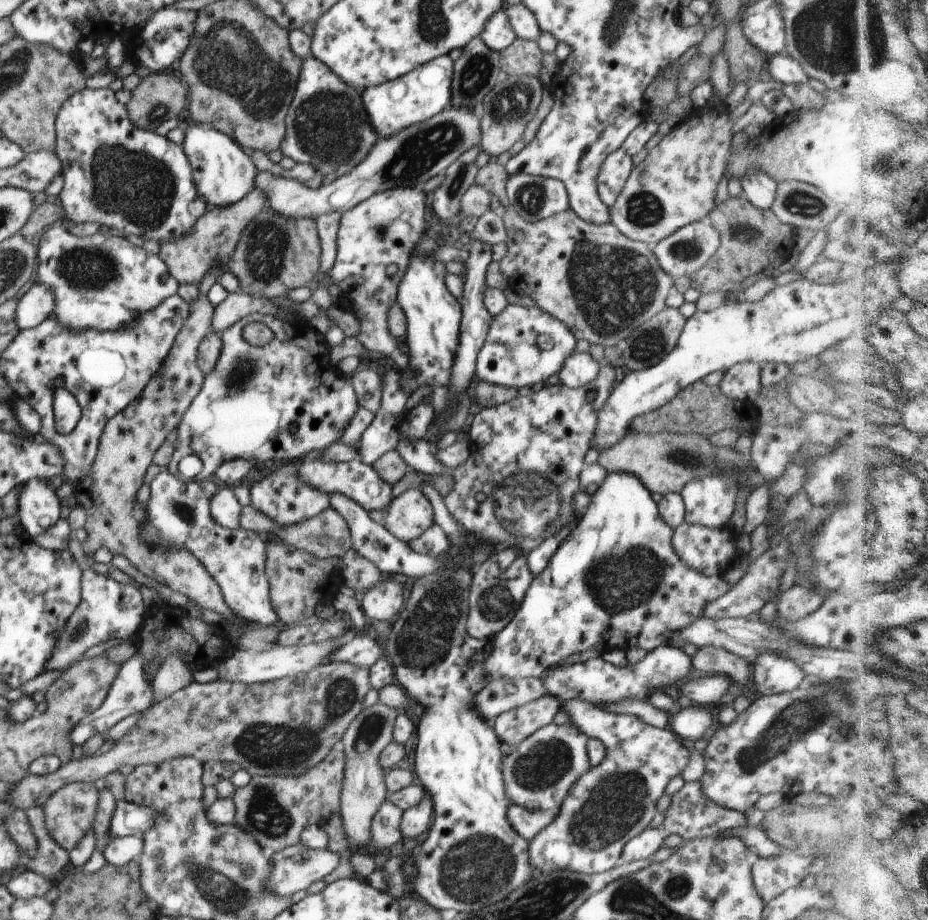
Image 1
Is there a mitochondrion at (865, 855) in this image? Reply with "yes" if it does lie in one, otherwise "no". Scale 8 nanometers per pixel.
no

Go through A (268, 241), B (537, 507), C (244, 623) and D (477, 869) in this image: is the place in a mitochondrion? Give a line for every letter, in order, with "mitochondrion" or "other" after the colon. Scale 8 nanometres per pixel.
A: mitochondrion
B: mitochondrion
C: other
D: mitochondrion

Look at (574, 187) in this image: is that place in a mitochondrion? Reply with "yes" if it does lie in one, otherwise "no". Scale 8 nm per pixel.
no

